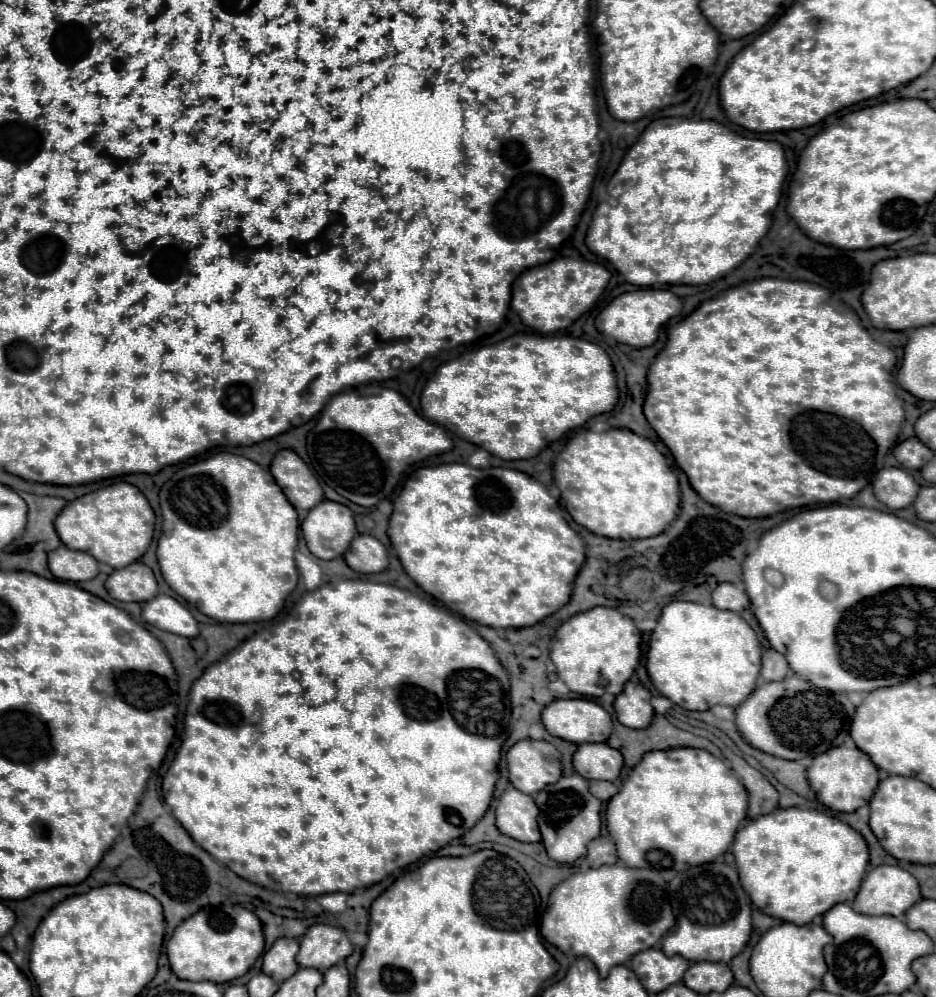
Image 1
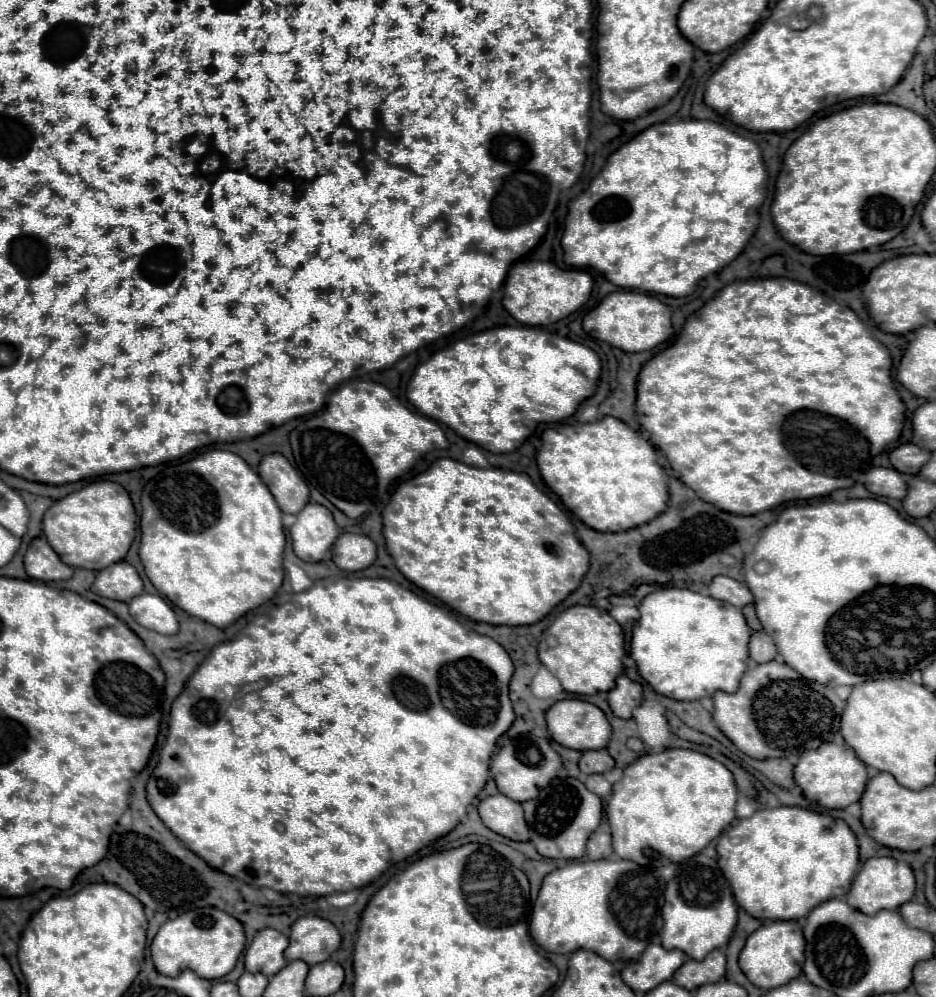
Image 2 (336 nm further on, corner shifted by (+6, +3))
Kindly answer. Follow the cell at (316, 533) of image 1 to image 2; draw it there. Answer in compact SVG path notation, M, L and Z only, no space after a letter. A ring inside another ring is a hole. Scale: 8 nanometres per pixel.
M308 503L290 527L294 553L302 561L322 561L328 557L334 539L340 535L332 513L318 503Z

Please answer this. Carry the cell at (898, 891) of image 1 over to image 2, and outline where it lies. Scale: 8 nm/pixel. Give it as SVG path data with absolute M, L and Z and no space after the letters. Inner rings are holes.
M872 857L856 875L852 889L846 895L846 903L858 911L864 911L866 915L874 915L880 909L898 909L902 903L910 901L914 897L914 887L914 873L906 863L900 863L892 857Z

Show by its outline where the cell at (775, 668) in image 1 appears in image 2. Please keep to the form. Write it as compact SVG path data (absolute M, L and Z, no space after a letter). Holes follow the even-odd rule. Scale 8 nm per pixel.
M754 631L750 639L750 659L754 659L756 663L768 663L774 661L776 655L778 653L770 635L766 635L764 631Z

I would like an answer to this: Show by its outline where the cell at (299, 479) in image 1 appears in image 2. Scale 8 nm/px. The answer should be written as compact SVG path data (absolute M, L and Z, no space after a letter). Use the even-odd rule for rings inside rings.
M280 453L266 455L258 465L258 473L262 481L268 485L270 493L276 497L284 513L296 515L308 503L310 497L308 485L284 455Z

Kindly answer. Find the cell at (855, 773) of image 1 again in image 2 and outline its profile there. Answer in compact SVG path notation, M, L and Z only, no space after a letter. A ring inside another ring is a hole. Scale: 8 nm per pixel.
M822 743L818 749L802 753L798 765L794 767L794 779L804 791L806 799L826 809L846 809L850 803L856 803L862 797L868 773L866 765L856 757L852 747Z

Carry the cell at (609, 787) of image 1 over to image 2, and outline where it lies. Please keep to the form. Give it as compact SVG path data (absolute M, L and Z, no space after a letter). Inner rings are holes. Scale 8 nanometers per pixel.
M588 775L586 777L586 789L594 791L602 799L608 799L612 793L612 783L606 781L604 775Z

